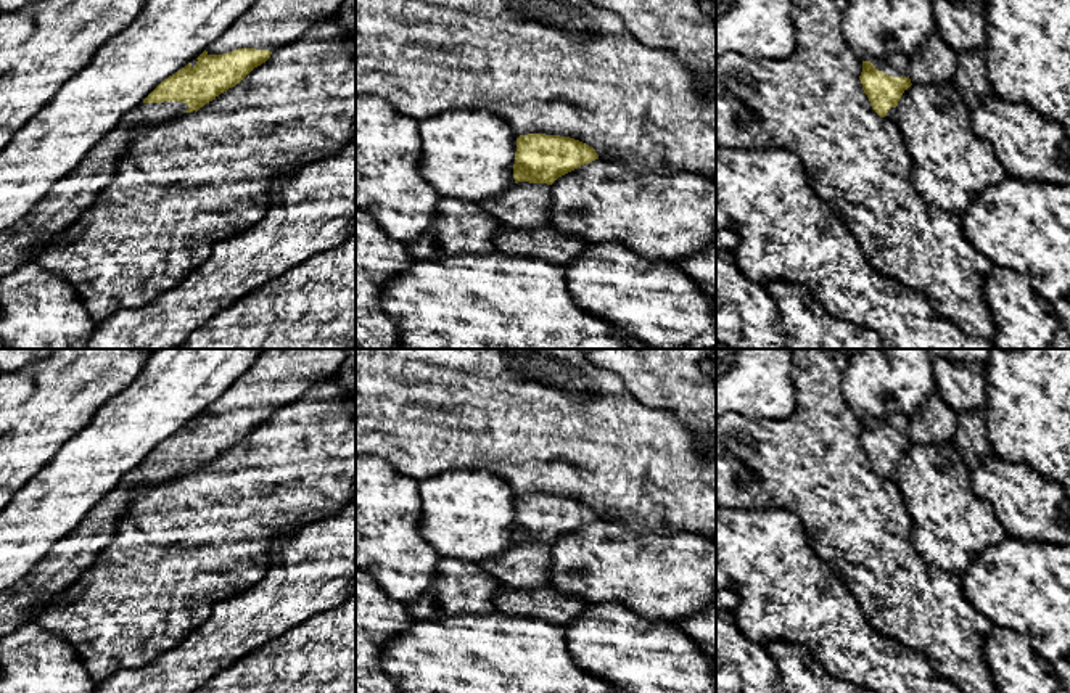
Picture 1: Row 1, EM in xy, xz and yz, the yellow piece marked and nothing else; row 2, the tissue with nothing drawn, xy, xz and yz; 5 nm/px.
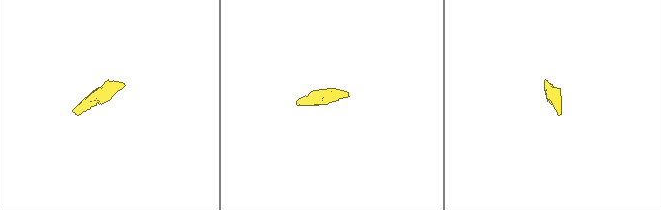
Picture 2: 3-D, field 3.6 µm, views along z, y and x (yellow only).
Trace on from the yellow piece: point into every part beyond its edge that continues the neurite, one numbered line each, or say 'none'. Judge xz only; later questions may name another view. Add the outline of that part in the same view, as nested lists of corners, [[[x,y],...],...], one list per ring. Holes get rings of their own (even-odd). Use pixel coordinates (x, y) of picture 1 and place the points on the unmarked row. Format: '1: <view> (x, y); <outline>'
none

